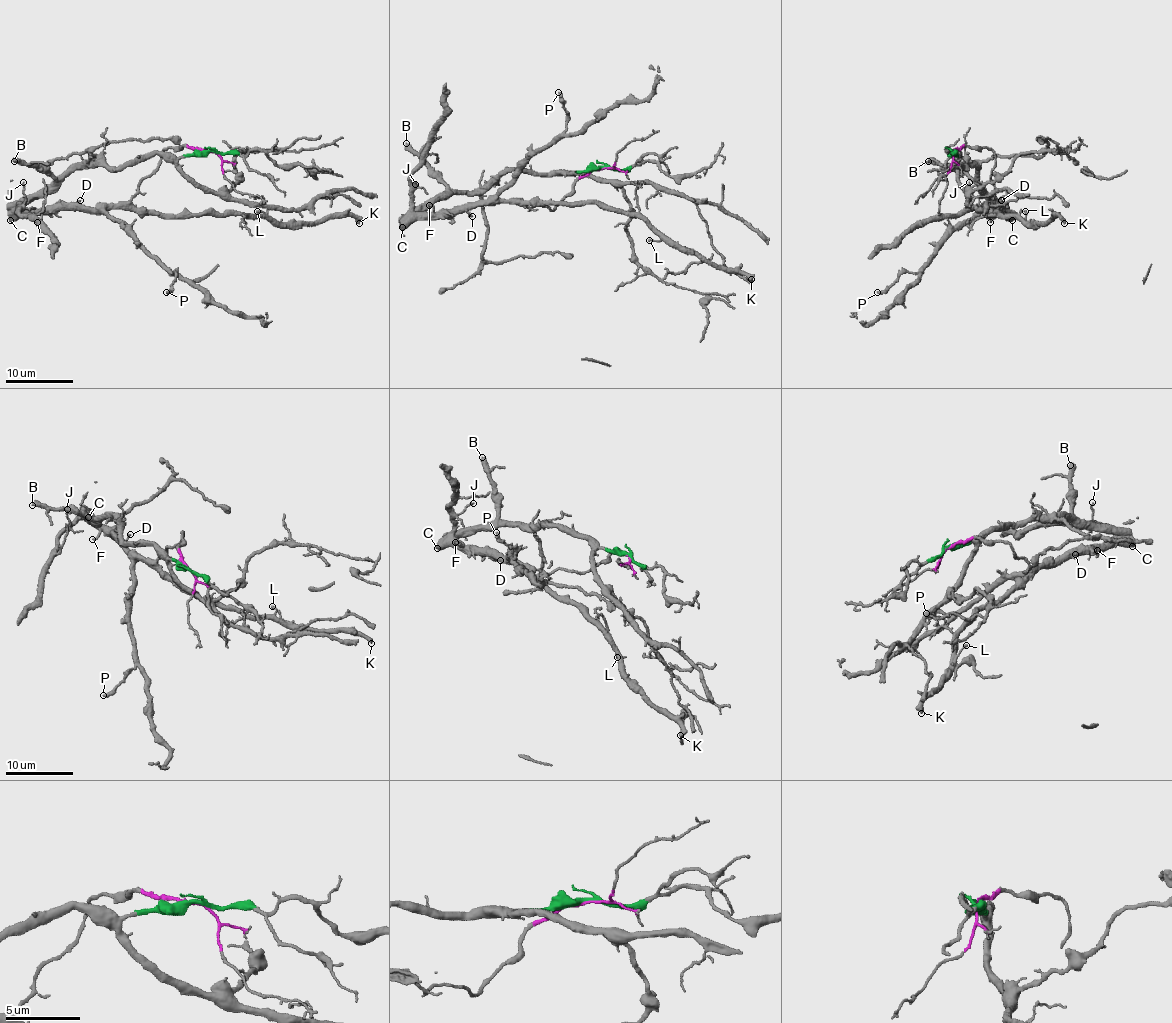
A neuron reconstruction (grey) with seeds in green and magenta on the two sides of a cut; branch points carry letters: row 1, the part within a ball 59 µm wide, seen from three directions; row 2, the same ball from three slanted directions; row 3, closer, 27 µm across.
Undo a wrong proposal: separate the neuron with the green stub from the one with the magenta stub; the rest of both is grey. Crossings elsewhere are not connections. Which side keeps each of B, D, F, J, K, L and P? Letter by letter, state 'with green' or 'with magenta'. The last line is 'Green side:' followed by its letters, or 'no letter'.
B: with green
D: with magenta
F: with magenta
J: with magenta
K: with magenta
L: with magenta
P: with magenta
Green side: B

